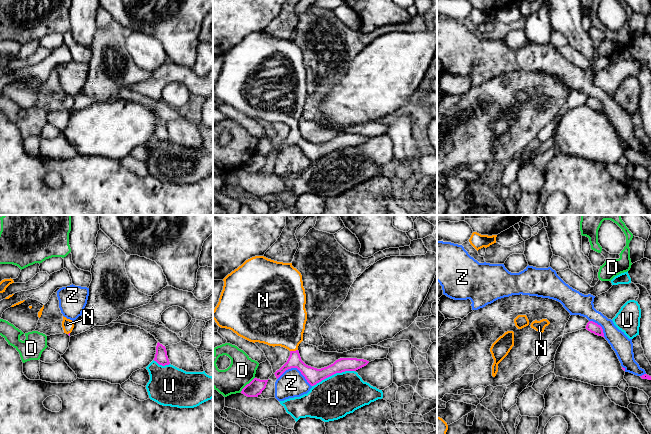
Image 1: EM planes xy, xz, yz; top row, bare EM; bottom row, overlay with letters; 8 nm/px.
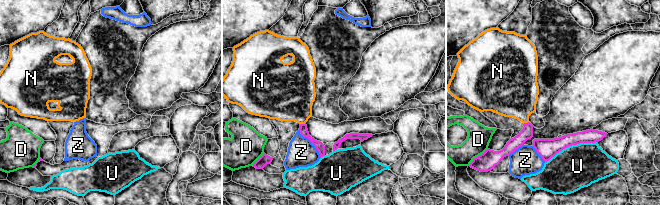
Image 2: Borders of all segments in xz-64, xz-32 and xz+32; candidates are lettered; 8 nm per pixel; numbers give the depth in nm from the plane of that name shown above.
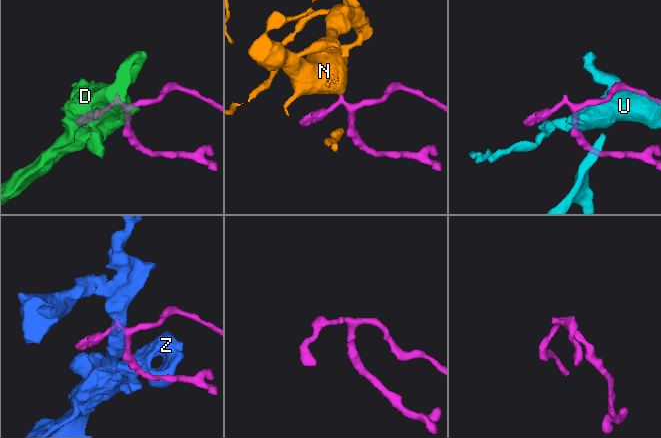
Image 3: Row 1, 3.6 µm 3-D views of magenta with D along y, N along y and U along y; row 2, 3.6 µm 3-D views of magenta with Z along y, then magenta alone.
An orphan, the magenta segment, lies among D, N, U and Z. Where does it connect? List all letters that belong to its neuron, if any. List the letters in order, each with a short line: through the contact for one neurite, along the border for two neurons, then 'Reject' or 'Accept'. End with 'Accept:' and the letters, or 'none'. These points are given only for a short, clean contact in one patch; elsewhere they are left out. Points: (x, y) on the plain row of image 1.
D: Line: xz (254, 153), (240, 167). Reject
N: Line: xz (313, 151), (294, 135), (293, 127), (289, 110), (282, 98). Accept
U: Reject
Z: Reject
Accept: N

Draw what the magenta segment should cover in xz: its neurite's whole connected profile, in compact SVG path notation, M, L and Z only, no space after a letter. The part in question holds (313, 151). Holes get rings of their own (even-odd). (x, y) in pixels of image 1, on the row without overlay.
M255 32L228 50L219 78L213 86L213 95L221 104L232 106L238 112L269 122L281 122L290 127L287 138L274 150L278 155L286 146L297 144L307 158L314 162L322 156L345 147L356 147L369 137L357 134L340 134L333 140L317 145L306 141L300 133L298 122L303 117L307 97L306 70L301 49L292 39L277 38L264 32Z

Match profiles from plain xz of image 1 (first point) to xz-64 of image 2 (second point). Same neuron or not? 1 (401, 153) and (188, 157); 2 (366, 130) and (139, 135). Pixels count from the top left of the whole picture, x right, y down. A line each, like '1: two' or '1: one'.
1: two
2: two

